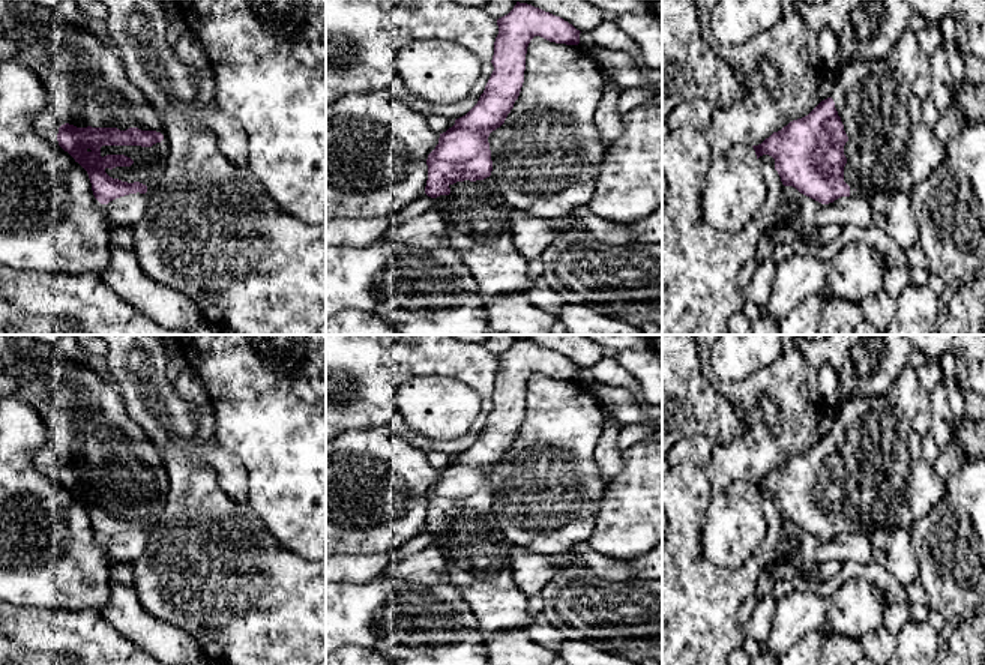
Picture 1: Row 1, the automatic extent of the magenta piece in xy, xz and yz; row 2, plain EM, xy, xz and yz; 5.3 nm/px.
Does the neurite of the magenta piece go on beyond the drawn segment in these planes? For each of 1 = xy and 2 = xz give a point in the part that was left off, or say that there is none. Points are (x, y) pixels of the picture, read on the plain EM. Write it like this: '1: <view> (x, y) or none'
1: xy (87, 422)
2: xz (479, 557)

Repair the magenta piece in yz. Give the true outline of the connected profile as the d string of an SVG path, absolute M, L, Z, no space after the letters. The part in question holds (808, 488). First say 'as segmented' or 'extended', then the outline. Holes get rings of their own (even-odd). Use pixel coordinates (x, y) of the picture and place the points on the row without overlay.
extended; M886 396L845 398L827 435L821 437L808 452L790 458L761 480L752 483L757 495L763 491L775 495L775 506L784 522L793 522L821 540L833 539L841 533L869 536L880 528L911 530L917 519L946 497L944 480L922 456L922 437Z

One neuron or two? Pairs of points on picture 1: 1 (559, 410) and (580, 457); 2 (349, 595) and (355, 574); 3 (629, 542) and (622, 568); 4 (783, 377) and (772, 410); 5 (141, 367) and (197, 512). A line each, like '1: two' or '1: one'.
1: one
2: two
3: two
4: two
5: two

